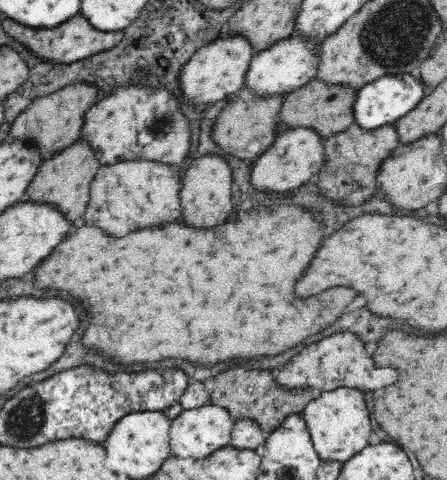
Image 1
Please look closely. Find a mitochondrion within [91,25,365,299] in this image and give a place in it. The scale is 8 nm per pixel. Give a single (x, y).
(258, 224)

